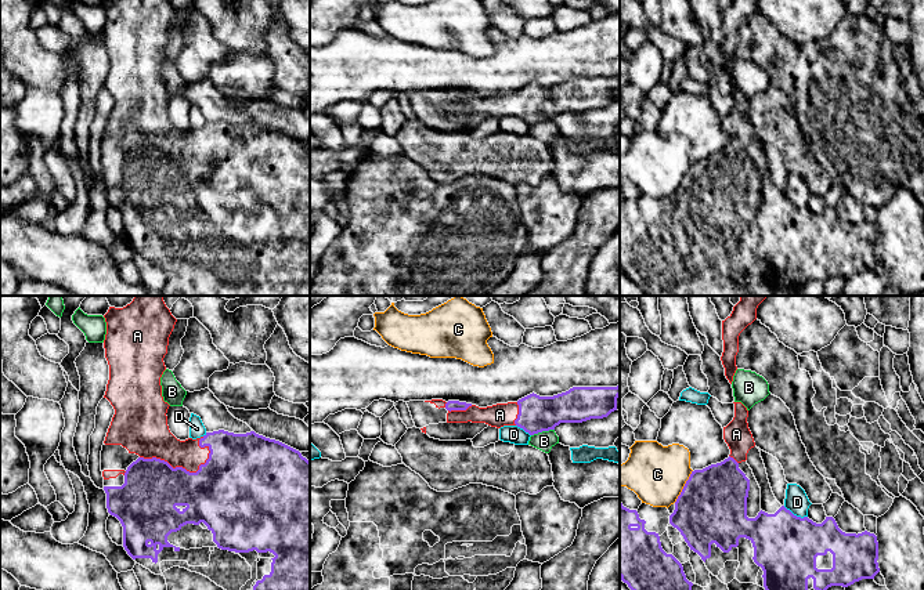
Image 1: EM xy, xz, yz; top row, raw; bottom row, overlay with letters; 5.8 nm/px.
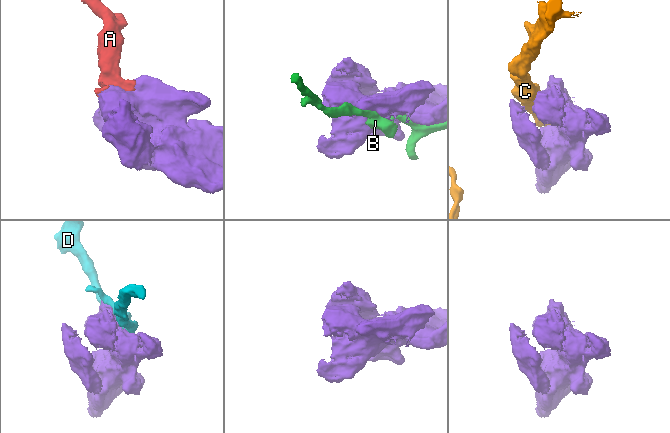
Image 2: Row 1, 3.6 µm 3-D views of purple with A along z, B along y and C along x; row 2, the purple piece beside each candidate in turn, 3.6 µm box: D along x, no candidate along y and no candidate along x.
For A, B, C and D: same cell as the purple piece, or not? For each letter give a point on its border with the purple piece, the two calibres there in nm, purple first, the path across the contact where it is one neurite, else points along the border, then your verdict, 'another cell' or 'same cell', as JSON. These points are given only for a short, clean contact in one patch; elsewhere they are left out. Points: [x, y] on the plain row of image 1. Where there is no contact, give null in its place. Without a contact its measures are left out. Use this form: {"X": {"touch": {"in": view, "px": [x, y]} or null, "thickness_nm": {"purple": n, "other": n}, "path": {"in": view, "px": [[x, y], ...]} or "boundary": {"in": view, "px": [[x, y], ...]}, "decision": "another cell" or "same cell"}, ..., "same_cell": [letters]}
{"A": {"touch": {"in": "xy", "px": [179, 158]}, "thickness_nm": {"purple": 340, "other": 240}, "decision": "same cell"}, "B": {"touch": {"in": "xz", "px": [542, 120]}, "thickness_nm": {"purple": 220, "other": 120}, "decision": "another cell"}, "C": {"touch": {"in": "yz", "px": [684, 177]}, "thickness_nm": {"purple": 400, "other": 340}, "decision": "another cell"}, "D": {"touch": {"in": "yz", "px": [796, 206]}, "thickness_nm": {"purple": 380, "other": 140}, "decision": "another cell"}, "same_cell": ["A"]}

